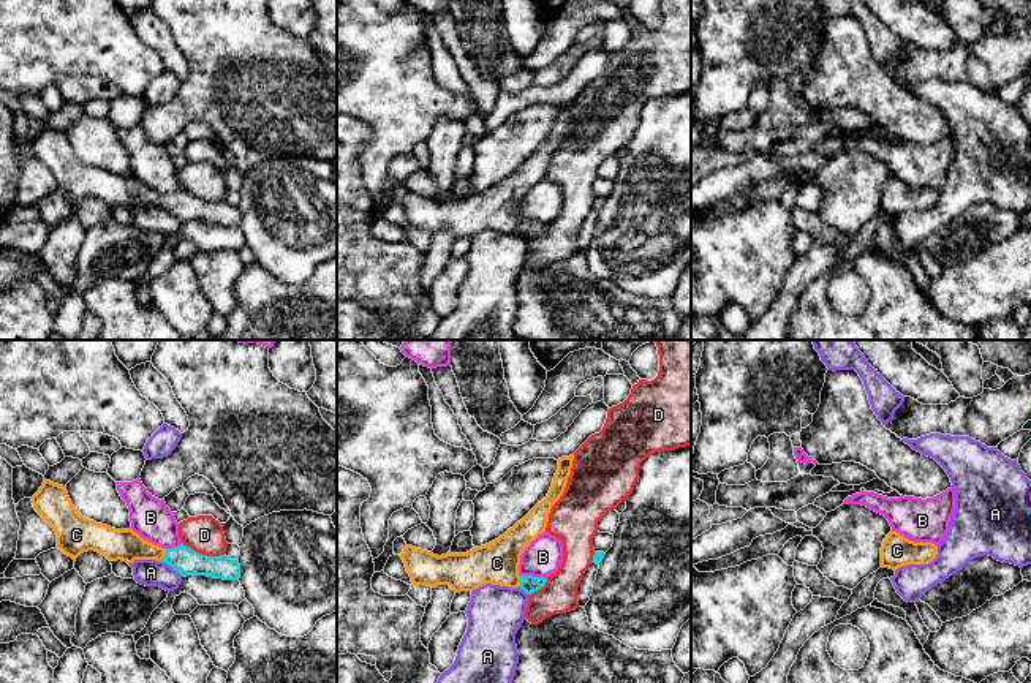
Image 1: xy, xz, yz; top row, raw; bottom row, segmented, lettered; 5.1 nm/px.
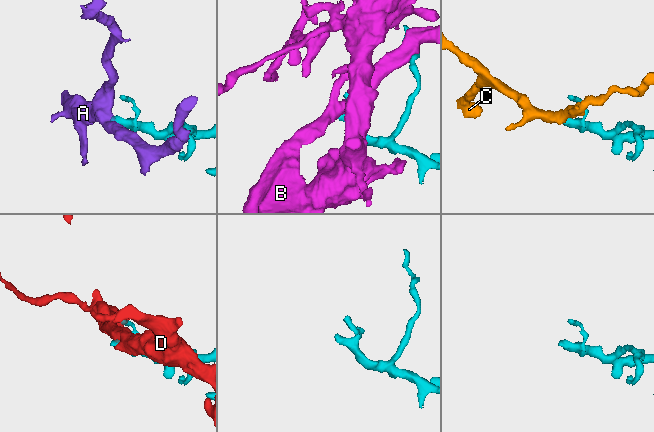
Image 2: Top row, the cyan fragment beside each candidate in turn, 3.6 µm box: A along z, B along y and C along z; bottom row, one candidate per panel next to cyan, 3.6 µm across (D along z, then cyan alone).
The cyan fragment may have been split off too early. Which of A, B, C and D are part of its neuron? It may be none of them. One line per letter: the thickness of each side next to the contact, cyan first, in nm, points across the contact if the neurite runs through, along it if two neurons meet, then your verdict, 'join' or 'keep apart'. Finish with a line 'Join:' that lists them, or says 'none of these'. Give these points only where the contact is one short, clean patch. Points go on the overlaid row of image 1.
A: calibres 140 and 140 nm; border xy (162, 562), (182, 576); keep apart
B: calibres 90 and 190 nm; keep apart
C: calibres 140 and 160 nm; way xy (184, 560), (165, 555), (117, 544); join
D: calibres 140 and 190 nm; border xy (182, 543), (201, 554), (223, 555); keep apart
Join: C

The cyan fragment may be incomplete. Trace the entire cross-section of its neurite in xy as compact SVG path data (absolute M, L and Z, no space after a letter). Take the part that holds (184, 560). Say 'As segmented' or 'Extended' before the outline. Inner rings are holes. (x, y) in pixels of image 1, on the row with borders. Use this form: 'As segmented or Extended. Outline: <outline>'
Extended. Outline: M51 481L43 482L32 496L35 511L54 528L57 549L76 558L89 550L104 555L109 561L157 560L169 564L182 577L207 575L223 580L239 580L240 564L226 555L207 557L180 544L174 549L158 547L142 539L133 530L115 530L82 517L73 506L66 487Z

